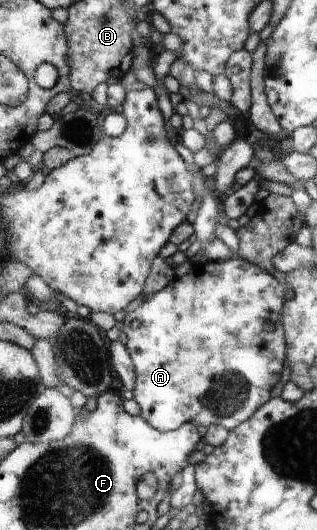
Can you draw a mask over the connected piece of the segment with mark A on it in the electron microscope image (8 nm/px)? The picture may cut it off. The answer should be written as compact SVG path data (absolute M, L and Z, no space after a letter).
M231 257L225 262L214 264L201 262L195 264L194 268L187 274L176 277L165 288L158 290L155 294L147 297L143 304L128 312L125 318L118 324L120 330L125 332L127 342L125 346L129 351L133 366L136 372L136 381L131 391L132 398L139 404L139 414L153 427L161 432L177 430L182 424L193 423L205 428L219 425L228 431L234 430L238 424L246 421L255 411L263 406L271 397L273 387L280 382L283 368L286 367L286 340L284 328L281 322L281 313L285 304L285 293L287 288L264 271L260 266L250 263L248 260L237 260Z

